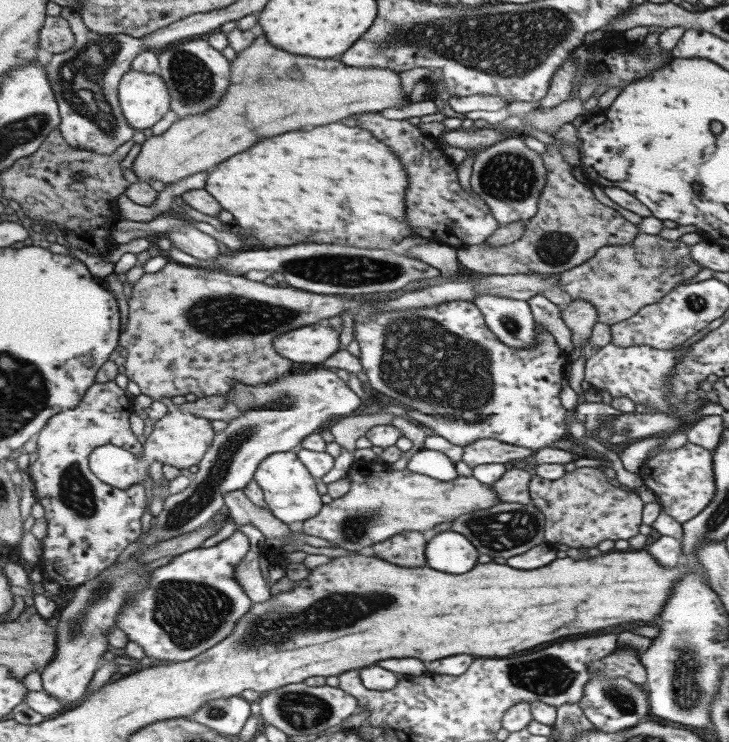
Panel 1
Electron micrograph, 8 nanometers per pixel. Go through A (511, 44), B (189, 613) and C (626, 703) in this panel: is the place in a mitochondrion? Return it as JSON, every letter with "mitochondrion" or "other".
{"A":"mitochondrion","B":"mitochondrion","C":"mitochondrion"}

